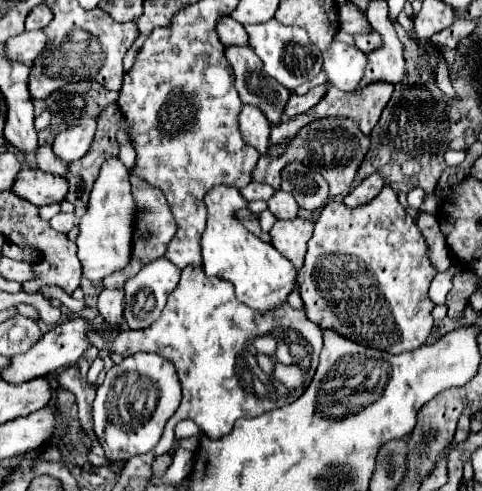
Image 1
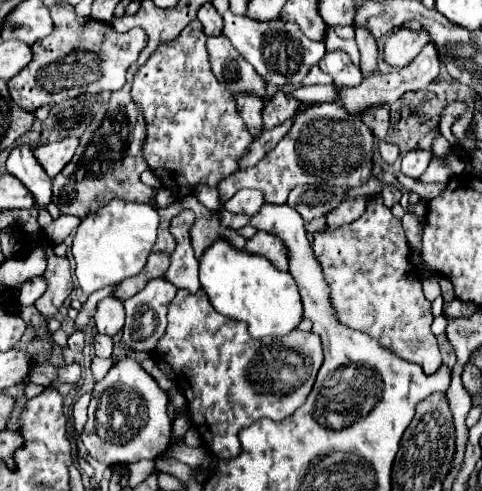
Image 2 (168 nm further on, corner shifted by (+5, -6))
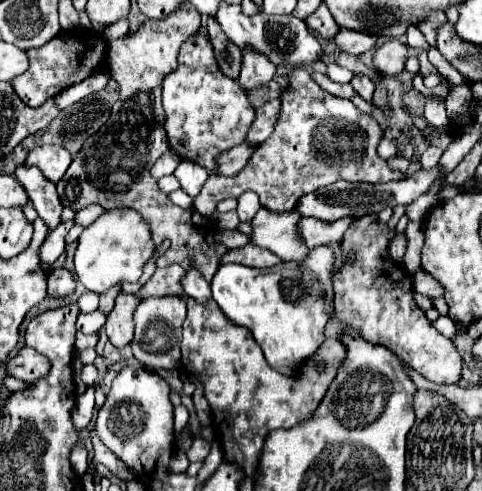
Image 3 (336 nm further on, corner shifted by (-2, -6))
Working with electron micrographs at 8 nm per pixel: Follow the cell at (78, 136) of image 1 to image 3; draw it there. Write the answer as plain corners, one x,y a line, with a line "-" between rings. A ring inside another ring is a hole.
41,145
27,155
27,163
37,165
43,171
43,175
53,183
57,183
63,177
71,161
73,155
61,145

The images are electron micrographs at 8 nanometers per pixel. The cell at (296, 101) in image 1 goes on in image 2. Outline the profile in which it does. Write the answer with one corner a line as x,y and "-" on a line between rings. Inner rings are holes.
282,91
274,93
274,95
268,99
268,103
264,105
264,109
262,109
262,121
264,121
264,123
262,123
262,129
266,131
266,129
278,127
278,125
282,125
284,121
292,119
292,117
296,115
298,107
300,107
300,101
298,101
298,99
286,95
286,93
282,93

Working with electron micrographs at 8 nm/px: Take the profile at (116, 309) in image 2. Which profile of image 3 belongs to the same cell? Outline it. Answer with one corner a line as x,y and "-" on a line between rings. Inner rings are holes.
119,293
115,299
115,307
107,315
107,323
105,323
107,337
115,347
123,347
123,345
131,343
133,311
135,311
137,303
139,303
139,299
135,295
125,295
125,293

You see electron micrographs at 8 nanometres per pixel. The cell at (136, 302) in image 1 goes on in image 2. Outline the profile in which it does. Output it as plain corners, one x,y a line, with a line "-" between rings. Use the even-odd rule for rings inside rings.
152,279
152,283
148,283
140,293
136,293
134,297
124,301
124,309
126,309
126,323
122,329
122,341
138,353
152,353
156,351
156,343
164,337
166,333
166,313
168,313
168,305
176,295
176,287
172,283
168,283
166,279

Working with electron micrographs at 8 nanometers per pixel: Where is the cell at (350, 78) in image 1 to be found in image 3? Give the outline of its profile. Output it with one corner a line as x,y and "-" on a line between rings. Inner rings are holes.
353,75
351,85
353,85
353,89
355,89
363,99
371,101
371,95
373,95
375,85
373,85
373,81
371,81
369,77
365,77
365,75

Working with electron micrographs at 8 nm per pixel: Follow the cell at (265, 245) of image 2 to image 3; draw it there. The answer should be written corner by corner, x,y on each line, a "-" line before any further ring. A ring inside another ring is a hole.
247,243
247,247
227,251
221,263
241,263
247,267
273,267
273,265
281,265
283,261
275,253
255,247
255,243

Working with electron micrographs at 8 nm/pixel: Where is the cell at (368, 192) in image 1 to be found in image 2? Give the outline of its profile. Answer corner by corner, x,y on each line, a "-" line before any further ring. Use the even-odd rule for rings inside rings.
354,197
354,199
348,199
348,201
344,201
344,203
340,203
340,207
336,207
334,211
330,211
328,215
326,215
326,227
328,229
336,229
336,227
340,227
340,225
346,225
346,223
352,223
354,219
358,219
362,213
364,213
364,209
366,209
366,203
364,203
364,199
360,199
360,197

